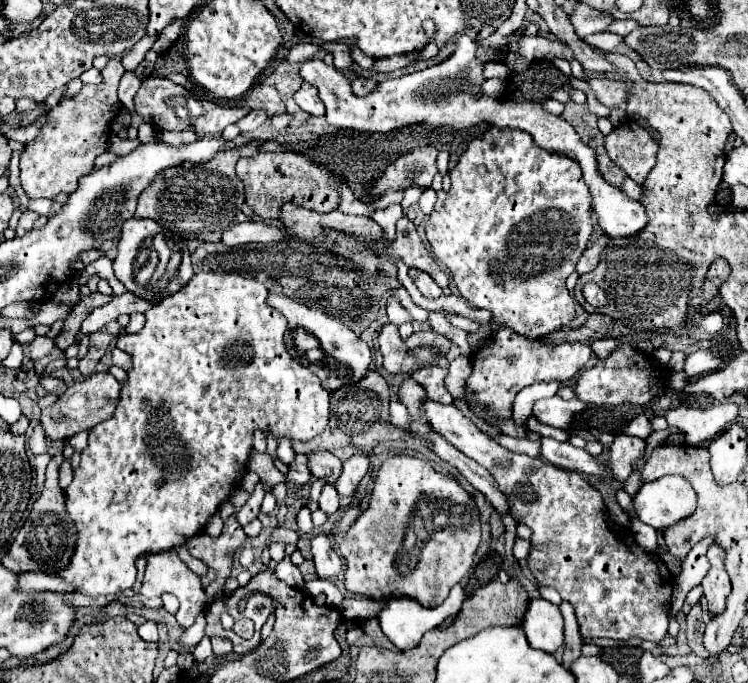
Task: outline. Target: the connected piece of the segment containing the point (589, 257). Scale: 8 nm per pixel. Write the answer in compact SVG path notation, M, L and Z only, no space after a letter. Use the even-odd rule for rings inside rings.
M602 235L600 239L596 239L596 241L584 251L584 255L580 257L580 261L576 263L576 271L578 271L580 275L582 275L582 273L588 273L588 271L592 271L592 269L596 267L598 259L600 259L600 253L602 253L602 249L606 247L606 243L608 243L608 237Z

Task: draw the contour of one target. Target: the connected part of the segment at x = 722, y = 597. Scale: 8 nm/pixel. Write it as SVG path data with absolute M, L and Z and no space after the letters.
M710 547L708 549L708 561L710 561L710 571L702 579L704 597L708 601L708 611L712 615L720 615L724 605L726 605L726 597L732 591L730 579L728 579L726 569L724 569L724 551L722 551L722 547Z

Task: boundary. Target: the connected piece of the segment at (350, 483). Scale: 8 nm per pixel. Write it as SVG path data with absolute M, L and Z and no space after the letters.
M354 455L348 461L342 463L342 473L336 481L336 491L342 497L352 497L356 491L358 483L366 475L366 457L364 455Z

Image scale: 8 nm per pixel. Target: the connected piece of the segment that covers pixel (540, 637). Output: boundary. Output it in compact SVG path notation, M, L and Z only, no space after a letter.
M532 599L524 617L524 633L530 647L554 653L564 643L564 623L560 609L546 599Z

